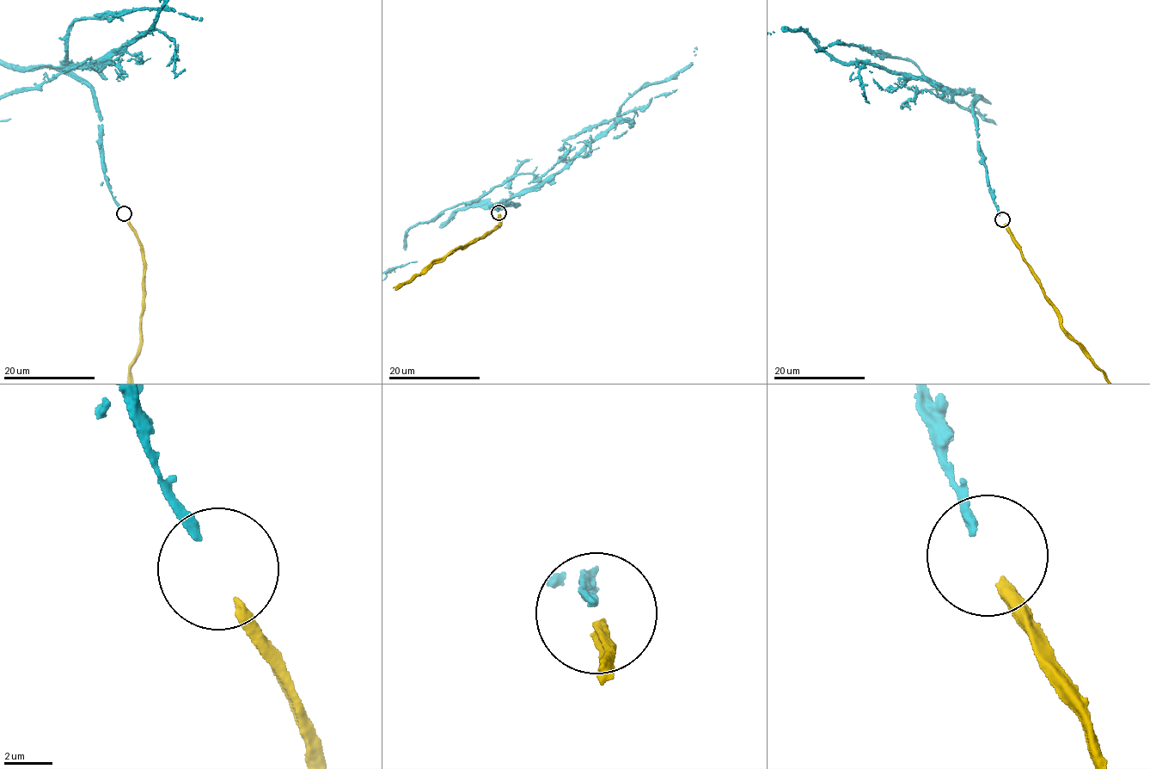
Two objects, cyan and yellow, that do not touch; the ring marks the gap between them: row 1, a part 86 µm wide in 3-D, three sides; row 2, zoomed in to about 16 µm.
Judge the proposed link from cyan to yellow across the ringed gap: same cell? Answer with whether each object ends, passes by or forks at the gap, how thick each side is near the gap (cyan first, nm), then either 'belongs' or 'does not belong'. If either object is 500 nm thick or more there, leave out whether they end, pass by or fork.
cyan ends there; yellow ends there; 320 nm thick on the cyan side, 380 nm on the other; belongs

